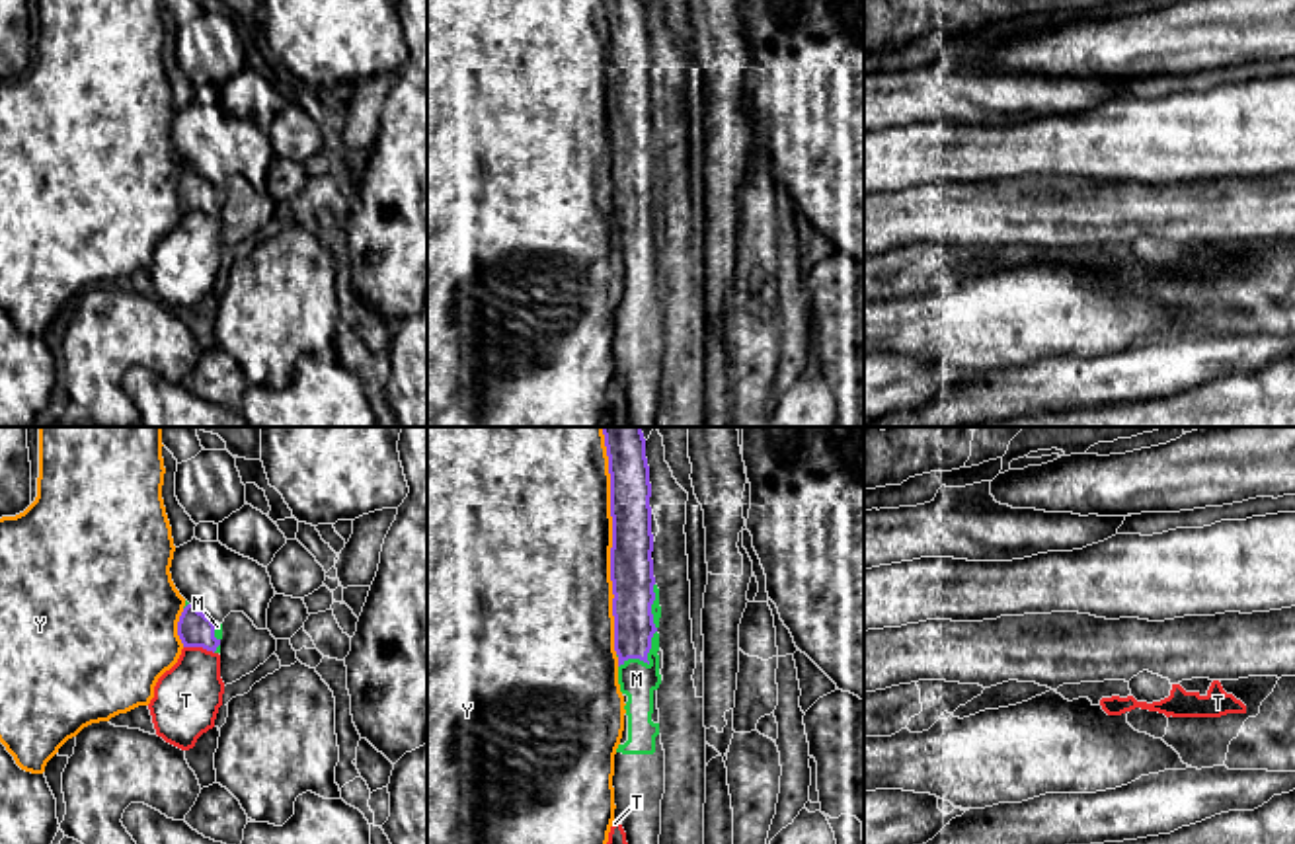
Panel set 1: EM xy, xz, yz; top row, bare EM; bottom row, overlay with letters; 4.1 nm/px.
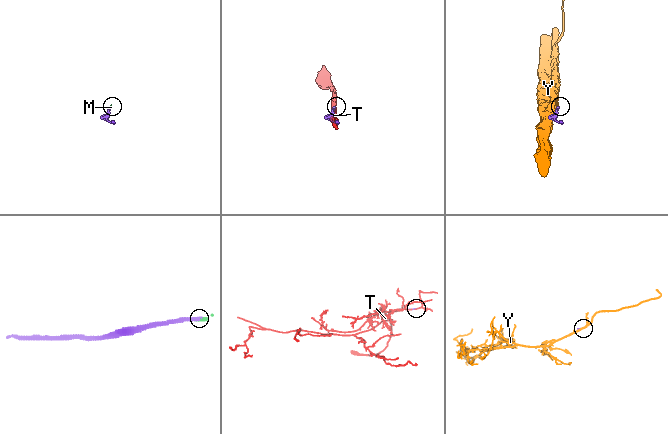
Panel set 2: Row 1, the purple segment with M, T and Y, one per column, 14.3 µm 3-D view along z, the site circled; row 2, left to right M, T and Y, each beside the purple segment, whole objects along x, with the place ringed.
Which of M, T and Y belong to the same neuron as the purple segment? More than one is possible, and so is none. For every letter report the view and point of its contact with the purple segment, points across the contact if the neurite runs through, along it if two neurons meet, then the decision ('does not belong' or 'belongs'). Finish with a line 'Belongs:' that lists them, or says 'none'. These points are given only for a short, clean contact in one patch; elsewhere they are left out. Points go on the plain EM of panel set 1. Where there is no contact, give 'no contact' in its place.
M: xz (652, 199) | belongs
T: xy (199, 209) | does not belong
Y: xz (613, 110) | does not belong
Belongs: M

